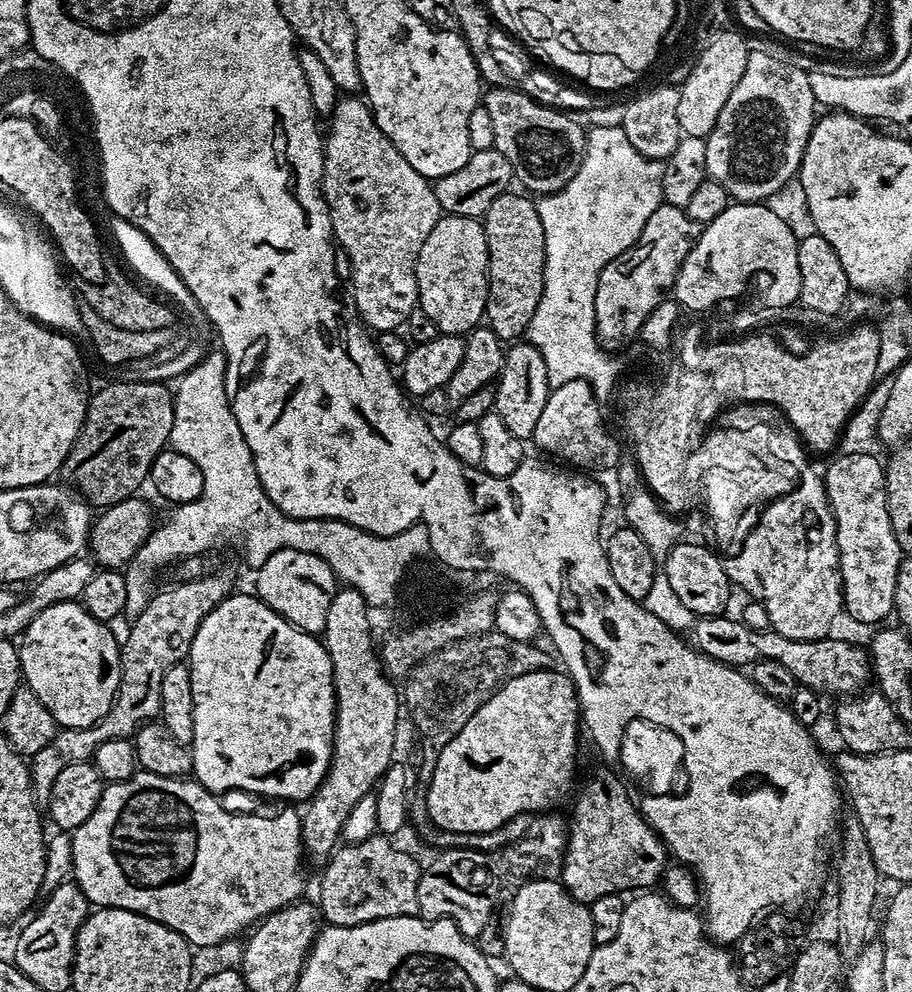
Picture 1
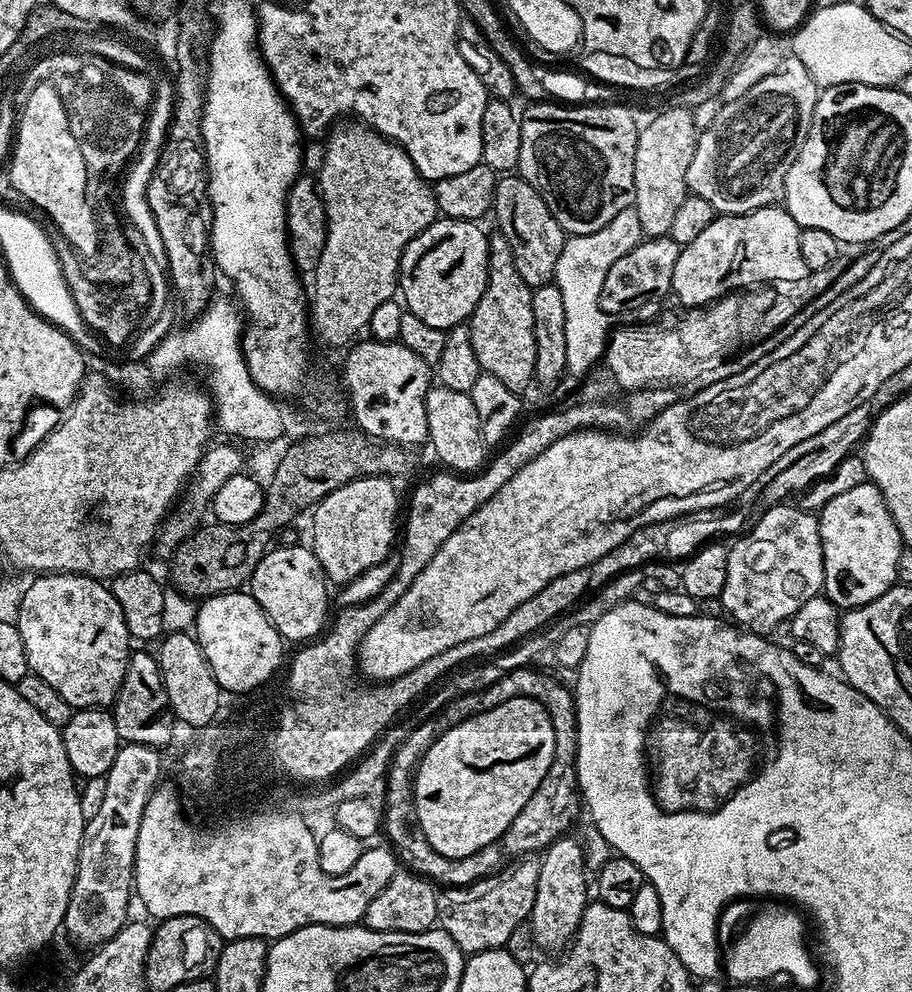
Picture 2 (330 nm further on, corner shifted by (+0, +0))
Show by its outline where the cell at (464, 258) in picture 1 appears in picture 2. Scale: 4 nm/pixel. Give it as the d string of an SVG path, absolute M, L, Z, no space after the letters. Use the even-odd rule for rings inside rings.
M438 218L406 246L398 292L405 309L418 314L426 326L453 328L465 323L478 306L488 281L488 236L480 227L471 220Z

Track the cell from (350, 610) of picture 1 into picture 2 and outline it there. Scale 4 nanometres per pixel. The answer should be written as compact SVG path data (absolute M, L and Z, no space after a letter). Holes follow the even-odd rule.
M363 476L357 480L346 482L338 486L330 494L326 494L320 503L311 509L312 516L312 541L310 547L312 553L318 558L325 577L333 585L343 586L358 578L364 571L372 566L378 566L388 553L393 551L398 540L398 528L396 532L396 488L387 476Z

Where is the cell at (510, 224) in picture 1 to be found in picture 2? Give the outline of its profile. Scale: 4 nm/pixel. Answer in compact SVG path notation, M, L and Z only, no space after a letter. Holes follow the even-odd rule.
M519 174L501 175L496 181L495 216L496 224L500 227L497 228L499 235L504 236L506 242L510 242L514 266L518 266L522 282L526 282L533 289L553 283L566 233L554 218L550 206L546 206L541 192L530 186L530 182L523 180Z

